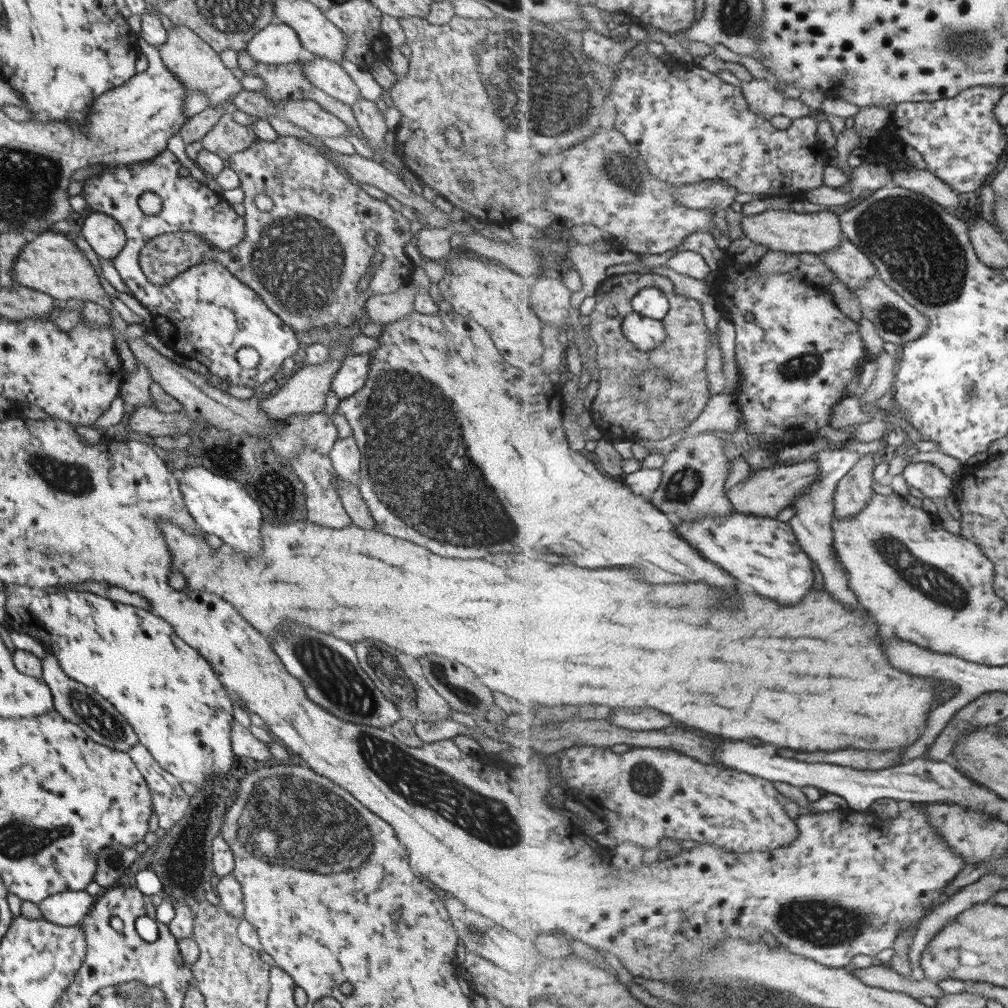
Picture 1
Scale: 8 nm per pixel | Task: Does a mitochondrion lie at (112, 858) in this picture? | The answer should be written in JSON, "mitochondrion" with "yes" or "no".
{"mitochondrion":"yes"}

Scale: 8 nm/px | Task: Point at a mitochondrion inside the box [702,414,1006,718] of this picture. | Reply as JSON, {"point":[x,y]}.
{"point":[938,585]}

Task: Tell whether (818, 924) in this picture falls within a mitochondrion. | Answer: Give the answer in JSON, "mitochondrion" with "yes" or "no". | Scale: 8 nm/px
{"mitochondrion":"yes"}

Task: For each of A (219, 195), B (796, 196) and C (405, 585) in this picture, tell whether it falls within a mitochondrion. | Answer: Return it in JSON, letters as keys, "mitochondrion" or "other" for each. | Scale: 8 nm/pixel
{"A":"other","B":"other","C":"other"}

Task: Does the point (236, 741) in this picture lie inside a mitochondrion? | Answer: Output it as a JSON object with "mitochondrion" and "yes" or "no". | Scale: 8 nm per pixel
{"mitochondrion":"no"}

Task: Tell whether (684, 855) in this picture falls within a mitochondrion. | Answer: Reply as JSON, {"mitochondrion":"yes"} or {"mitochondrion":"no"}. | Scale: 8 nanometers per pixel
{"mitochondrion":"no"}

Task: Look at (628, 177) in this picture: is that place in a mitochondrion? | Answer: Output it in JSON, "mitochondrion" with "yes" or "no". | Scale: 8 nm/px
{"mitochondrion":"yes"}

